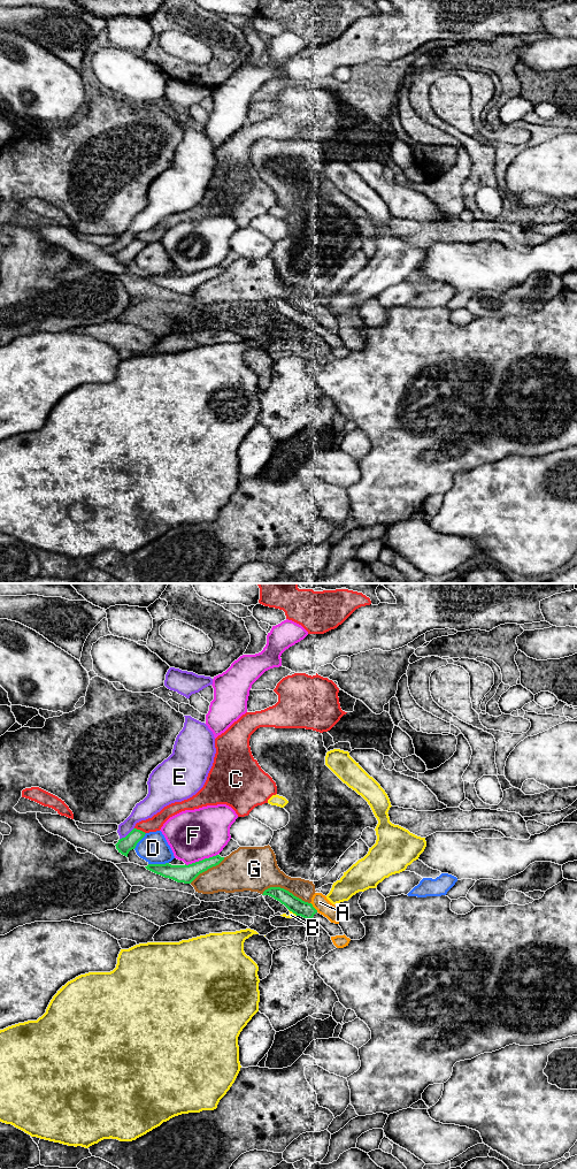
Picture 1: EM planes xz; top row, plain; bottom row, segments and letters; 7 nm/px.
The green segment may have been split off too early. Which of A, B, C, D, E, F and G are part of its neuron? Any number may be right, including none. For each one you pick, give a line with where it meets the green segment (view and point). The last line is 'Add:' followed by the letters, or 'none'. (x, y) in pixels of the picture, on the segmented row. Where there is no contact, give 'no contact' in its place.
Add: none

